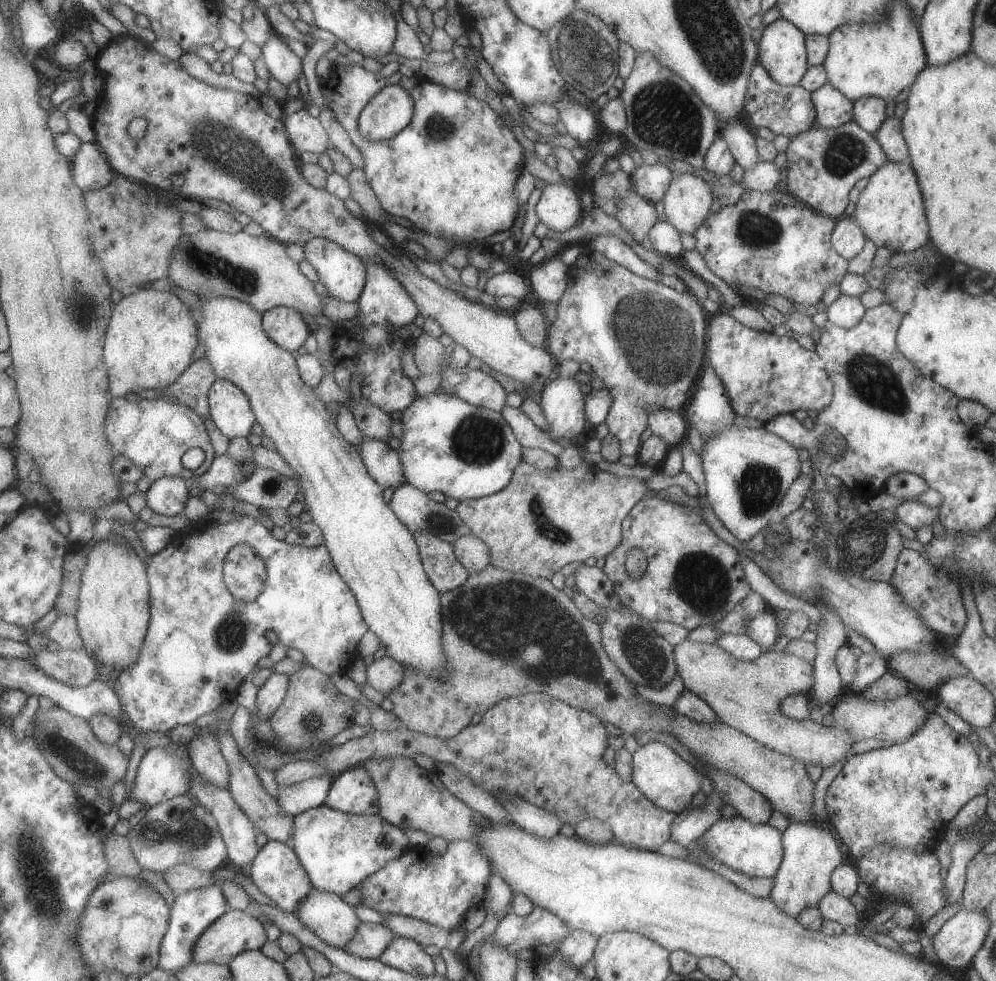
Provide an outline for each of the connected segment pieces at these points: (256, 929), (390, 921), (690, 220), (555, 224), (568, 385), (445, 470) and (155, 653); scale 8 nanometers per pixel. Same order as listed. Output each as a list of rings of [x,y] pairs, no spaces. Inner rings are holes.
[[[230,909],[224,916],[221,916],[213,925],[209,926],[206,932],[197,942],[196,953],[193,954],[195,963],[212,963],[229,965],[239,954],[261,950],[263,944],[268,941],[268,928],[258,917],[254,918],[249,911]]]
[[[382,914],[385,920],[385,927],[396,936],[409,938],[418,944],[433,945],[438,949],[446,948],[455,951],[456,948],[465,940],[466,933],[461,928],[453,930],[443,930],[433,924],[422,922],[399,914]]]
[[[689,172],[674,175],[671,181],[662,199],[662,214],[678,233],[692,235],[710,214],[713,202],[709,186]]]
[[[547,183],[541,189],[535,213],[550,231],[562,233],[577,225],[583,209],[575,188],[567,183]]]
[[[572,359],[561,360],[559,365],[559,378],[553,378],[553,382],[544,384],[540,396],[541,412],[547,421],[547,430],[544,432],[555,441],[555,438],[566,438],[571,440],[575,436],[579,436],[585,428],[586,417],[584,414],[583,394],[581,393],[580,386],[575,380],[577,376],[577,362]],[[575,370],[577,370],[575,372]]]
[[[440,392],[419,398],[415,396],[408,409],[401,410],[399,422],[403,429],[399,437],[400,451],[397,454],[404,472],[404,484],[425,494],[439,492],[445,498],[452,498],[457,502],[490,496],[509,484],[515,466],[522,460],[521,446],[500,412],[472,406],[449,394]]]
[[[260,510],[261,518],[253,518],[252,516],[239,515],[238,522],[227,524],[227,526],[209,526],[207,530],[199,532],[193,530],[191,534],[187,534],[185,538],[180,534],[177,535],[173,542],[163,550],[151,556],[146,563],[148,567],[148,576],[150,579],[152,622],[149,626],[147,637],[145,638],[145,647],[141,652],[141,657],[131,668],[123,670],[119,680],[115,682],[115,690],[124,710],[128,713],[131,724],[141,730],[141,732],[165,732],[169,733],[178,725],[196,725],[202,717],[208,716],[210,713],[217,711],[221,704],[227,701],[233,701],[239,694],[239,686],[243,684],[247,676],[255,670],[255,666],[259,664],[261,658],[269,656],[276,641],[279,641],[285,648],[299,650],[306,656],[308,661],[315,669],[321,670],[324,674],[340,674],[345,675],[346,671],[359,658],[356,652],[357,641],[368,631],[368,624],[364,622],[361,615],[359,604],[356,602],[355,596],[349,590],[345,580],[341,574],[337,572],[336,564],[333,563],[332,555],[329,554],[327,546],[317,548],[301,547],[299,545],[291,545],[284,540],[277,540],[273,536],[271,524],[268,521],[268,515],[264,514],[264,510]],[[237,544],[249,544],[257,555],[265,562],[268,570],[268,582],[265,584],[265,591],[255,600],[255,602],[243,602],[236,600],[232,592],[229,591],[228,584],[224,580],[224,565],[228,558],[229,552],[237,546]]]

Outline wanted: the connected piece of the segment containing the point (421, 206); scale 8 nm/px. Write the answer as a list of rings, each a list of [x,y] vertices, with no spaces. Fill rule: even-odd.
[[[351,64],[345,68],[332,67],[330,77],[320,82],[322,94],[329,102],[336,119],[345,129],[349,140],[360,152],[364,163],[363,173],[367,184],[375,194],[383,211],[391,217],[408,220],[416,228],[427,235],[448,237],[453,242],[453,250],[447,252],[445,262],[460,270],[468,266],[467,248],[465,244],[483,242],[485,238],[497,232],[503,232],[514,224],[517,214],[517,200],[513,196],[515,180],[519,178],[523,168],[523,148],[513,136],[510,128],[503,124],[503,119],[485,102],[466,94],[427,82],[423,78],[406,78],[399,73],[387,78],[371,74],[360,65]],[[399,85],[413,100],[413,114],[407,124],[393,139],[368,140],[360,134],[359,117],[361,110],[387,86]]]

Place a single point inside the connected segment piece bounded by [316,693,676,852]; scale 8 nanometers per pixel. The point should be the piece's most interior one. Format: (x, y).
(533, 746)

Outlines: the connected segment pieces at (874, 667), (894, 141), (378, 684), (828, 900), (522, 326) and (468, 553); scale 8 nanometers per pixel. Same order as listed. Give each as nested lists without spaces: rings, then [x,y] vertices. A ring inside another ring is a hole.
[[[878,651],[871,652],[871,654],[861,654],[855,660],[855,676],[849,682],[848,691],[861,695],[861,690],[865,686],[875,682],[886,671],[888,671],[887,658]]]
[[[891,117],[883,120],[881,126],[873,132],[873,138],[881,146],[887,162],[910,163],[909,152],[901,134],[899,118]]]
[[[384,655],[365,668],[367,684],[386,696],[403,681],[402,671],[402,666],[399,666],[393,658]]]
[[[827,892],[817,902],[816,908],[822,919],[837,922],[841,926],[855,926],[861,931],[861,926],[866,925],[863,924],[861,914],[857,912],[848,898],[839,896],[835,892]]]
[[[527,306],[514,315],[519,335],[530,346],[546,349],[546,335],[548,322],[539,308]]]
[[[459,536],[450,546],[455,559],[467,570],[468,575],[481,572],[485,566],[490,565],[485,544],[475,536]]]

